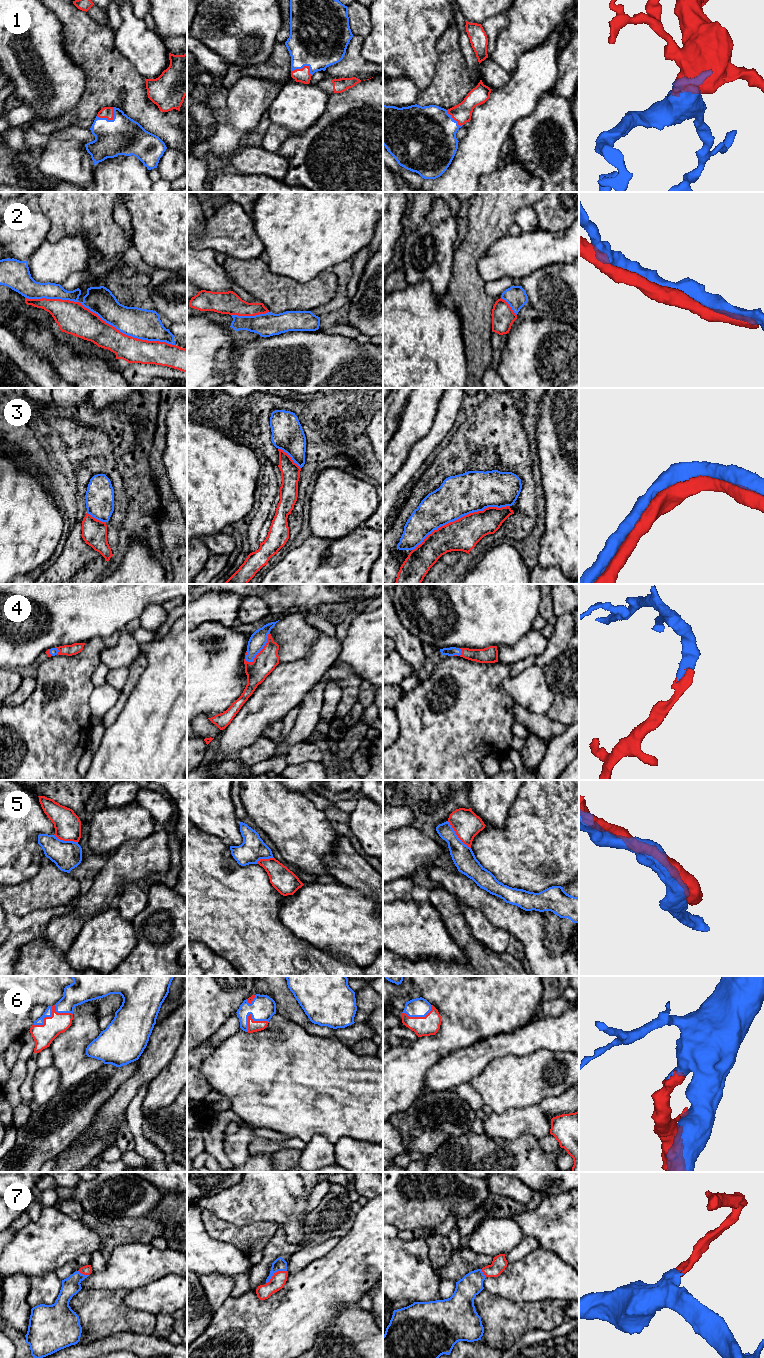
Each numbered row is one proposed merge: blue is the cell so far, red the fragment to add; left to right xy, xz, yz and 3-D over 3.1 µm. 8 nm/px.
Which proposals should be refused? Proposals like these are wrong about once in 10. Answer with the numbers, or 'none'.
none

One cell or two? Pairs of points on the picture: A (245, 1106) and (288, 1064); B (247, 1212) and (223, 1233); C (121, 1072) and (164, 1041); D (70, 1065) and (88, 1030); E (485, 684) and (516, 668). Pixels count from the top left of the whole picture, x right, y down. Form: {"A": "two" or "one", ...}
{"A": "one", "B": "two", "C": "one", "D": "one", "E": "two"}

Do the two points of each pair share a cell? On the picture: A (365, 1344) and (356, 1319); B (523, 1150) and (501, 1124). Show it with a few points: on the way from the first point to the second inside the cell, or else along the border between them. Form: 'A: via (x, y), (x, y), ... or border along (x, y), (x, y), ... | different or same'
A: via (360, 1338), (356, 1334), (356, 1325) | same
B: border along (537, 1138), (521, 1135), (505, 1140) | different

